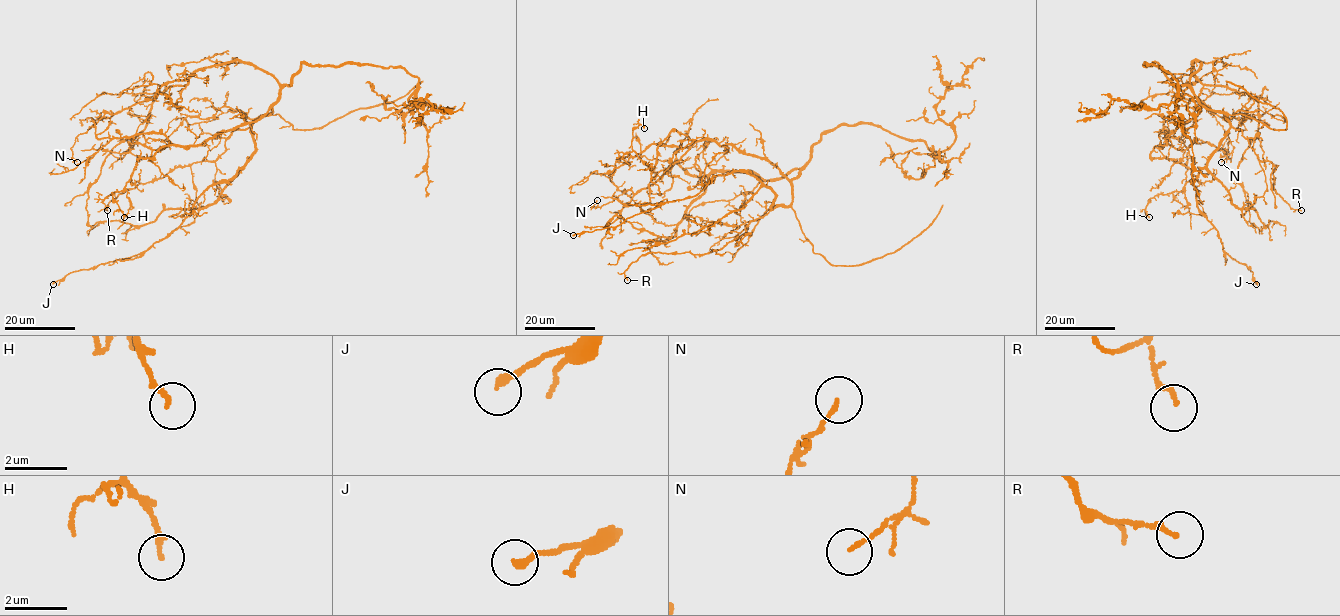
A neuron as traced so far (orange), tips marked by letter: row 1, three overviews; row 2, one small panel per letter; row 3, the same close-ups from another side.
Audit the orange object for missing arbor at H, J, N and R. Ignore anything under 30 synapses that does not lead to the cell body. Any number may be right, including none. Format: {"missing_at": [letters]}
{"missing_at": []}

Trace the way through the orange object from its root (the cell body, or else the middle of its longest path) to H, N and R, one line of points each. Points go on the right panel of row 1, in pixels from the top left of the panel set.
H: (1193, 91), (1200, 110), (1150, 153), (1183, 163), (1192, 177), (1180, 191), (1152, 197), (1146, 206), (1149, 217)
N: (1193, 91), (1190, 77), (1201, 65), (1195, 60), (1196, 81), (1183, 96), (1214, 113), (1228, 135), (1221, 162)
R: (1193, 91), (1202, 106), (1226, 114), (1260, 161), (1275, 166), (1273, 188), (1301, 210)

